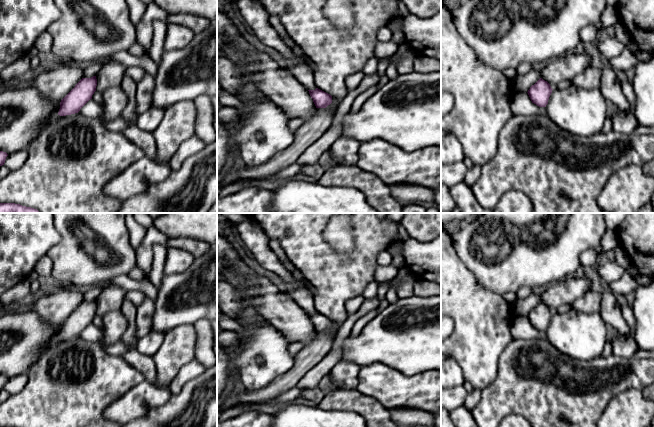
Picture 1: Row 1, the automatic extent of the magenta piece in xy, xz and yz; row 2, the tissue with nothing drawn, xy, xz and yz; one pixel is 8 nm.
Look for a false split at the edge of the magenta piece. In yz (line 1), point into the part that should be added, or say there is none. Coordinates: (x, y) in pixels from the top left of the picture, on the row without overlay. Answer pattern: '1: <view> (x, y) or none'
1: none

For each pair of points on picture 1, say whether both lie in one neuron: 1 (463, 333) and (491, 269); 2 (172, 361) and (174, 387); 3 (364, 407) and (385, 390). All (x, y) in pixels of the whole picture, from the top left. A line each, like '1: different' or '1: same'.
1: different
2: different
3: different

